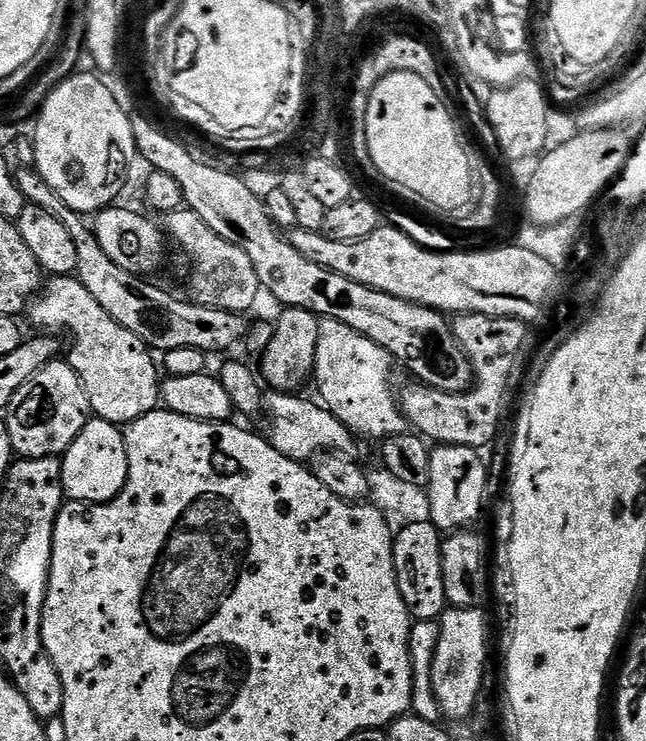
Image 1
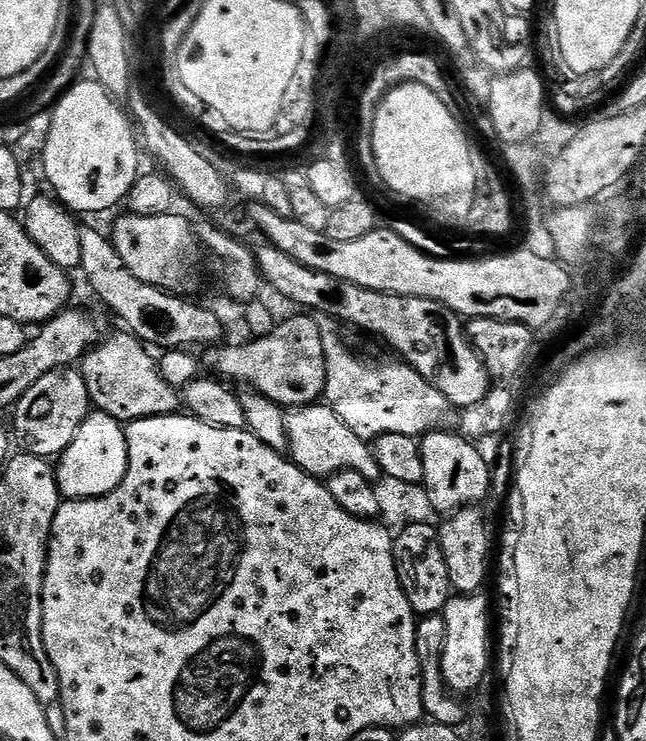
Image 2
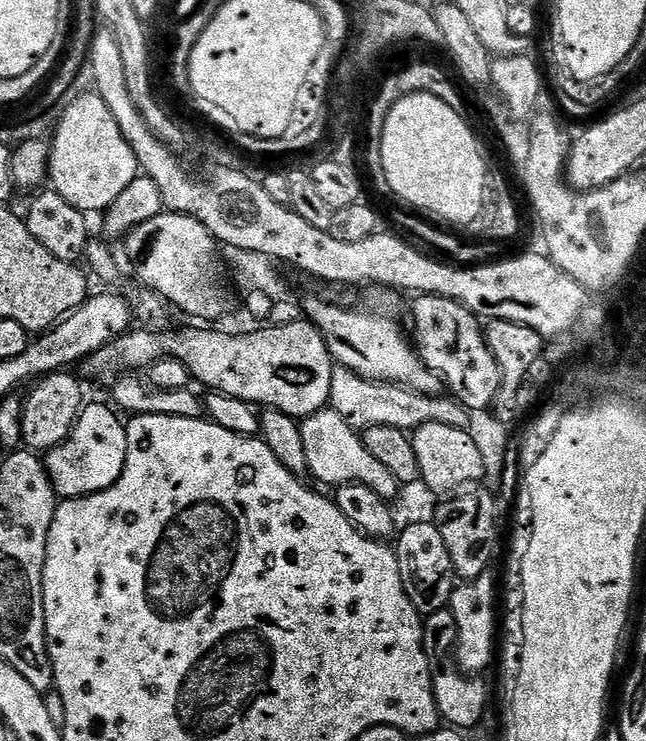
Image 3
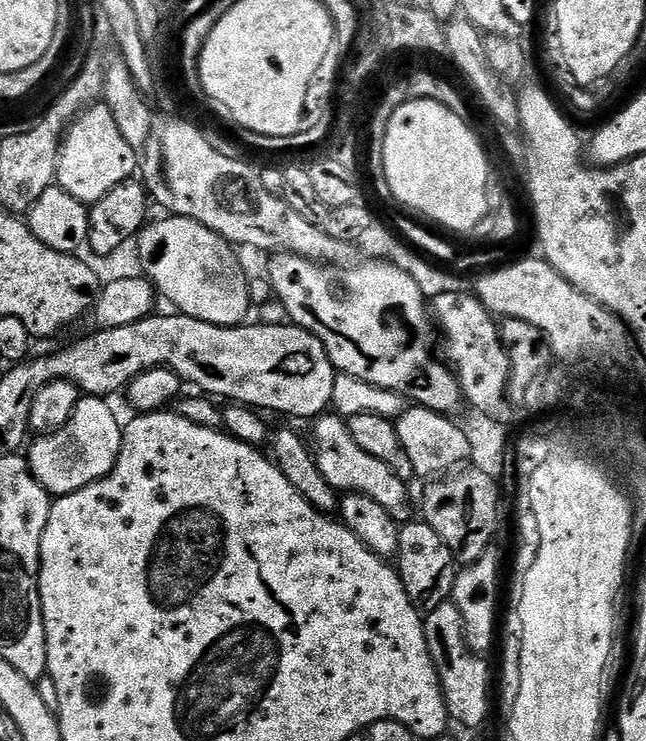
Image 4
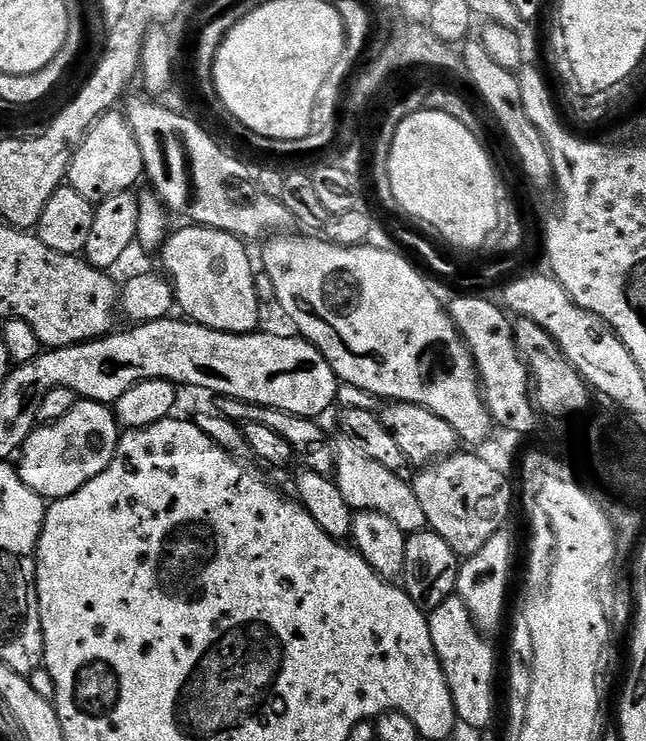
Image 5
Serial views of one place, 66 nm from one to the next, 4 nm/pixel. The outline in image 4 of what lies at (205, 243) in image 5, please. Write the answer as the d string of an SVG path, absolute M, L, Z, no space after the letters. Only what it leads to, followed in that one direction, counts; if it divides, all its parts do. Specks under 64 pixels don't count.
M169 215L164 219L168 220L153 219L140 229L138 245L140 244L140 260L144 263L143 275L163 299L165 296L176 307L173 309L179 315L198 318L198 322L210 322L223 328L243 325L249 319L248 311L252 312L254 307L248 289L250 280L248 276L244 277L244 268L236 257L237 249L214 230L190 218Z

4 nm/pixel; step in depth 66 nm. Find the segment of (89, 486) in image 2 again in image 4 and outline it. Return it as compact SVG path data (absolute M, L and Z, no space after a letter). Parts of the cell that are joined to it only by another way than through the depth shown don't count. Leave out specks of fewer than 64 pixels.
M85 395L76 403L74 414L62 430L49 436L36 436L26 455L28 465L38 482L55 498L82 490L103 476L109 476L122 446L122 420L116 417L107 399Z

